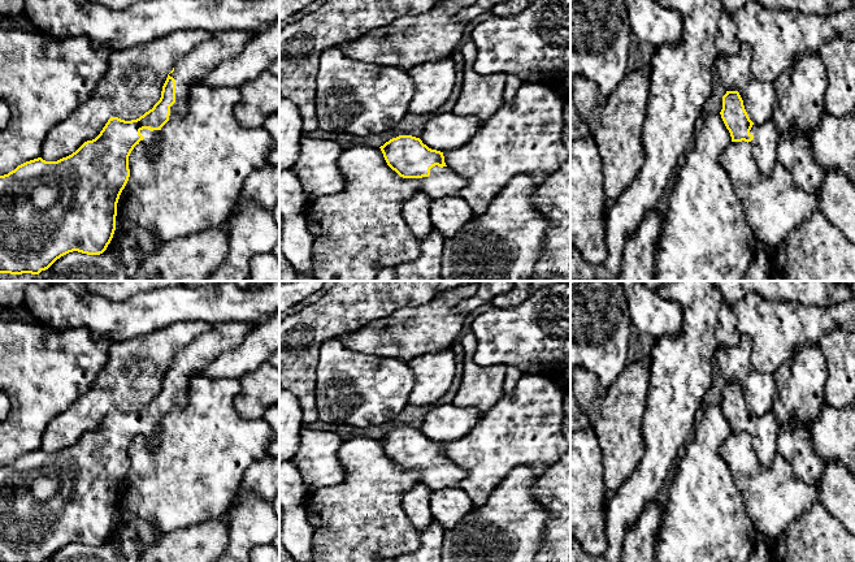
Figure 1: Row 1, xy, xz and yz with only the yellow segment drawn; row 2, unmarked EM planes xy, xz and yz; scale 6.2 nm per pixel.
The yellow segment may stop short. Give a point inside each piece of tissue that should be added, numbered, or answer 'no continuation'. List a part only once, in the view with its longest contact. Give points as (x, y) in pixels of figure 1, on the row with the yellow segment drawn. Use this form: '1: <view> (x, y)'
1: xy (222, 46)

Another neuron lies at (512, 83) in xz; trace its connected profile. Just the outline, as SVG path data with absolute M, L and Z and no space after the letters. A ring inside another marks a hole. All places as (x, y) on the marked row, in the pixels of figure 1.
M507 75L505 88L503 92L504 101L511 103L517 94L522 82L516 75Z

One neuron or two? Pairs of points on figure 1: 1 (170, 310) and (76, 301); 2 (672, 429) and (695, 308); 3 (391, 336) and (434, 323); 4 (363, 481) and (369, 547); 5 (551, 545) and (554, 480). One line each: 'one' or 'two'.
1: one
2: one
3: one
4: one
5: one

